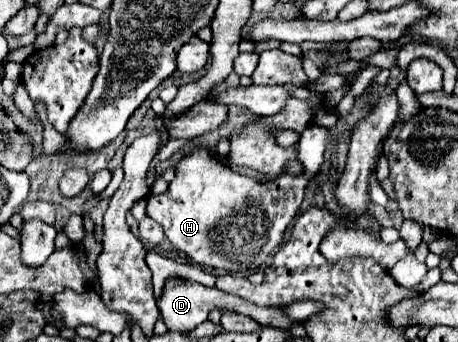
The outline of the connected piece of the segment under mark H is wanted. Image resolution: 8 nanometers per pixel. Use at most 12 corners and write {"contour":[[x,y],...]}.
{"contour":[[332,137],[259,183],[197,147],[147,199],[173,247],[231,273],[279,249]]}

